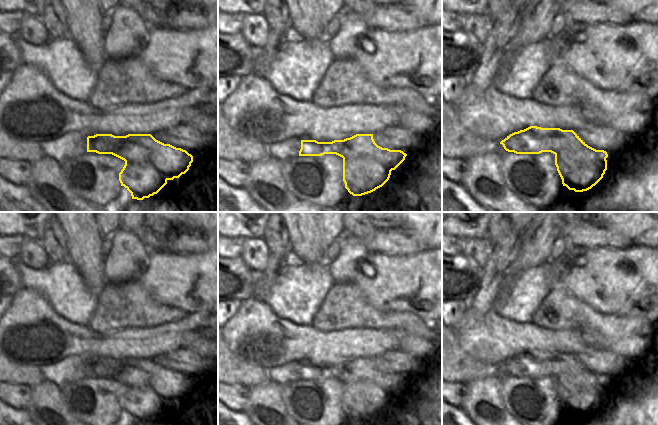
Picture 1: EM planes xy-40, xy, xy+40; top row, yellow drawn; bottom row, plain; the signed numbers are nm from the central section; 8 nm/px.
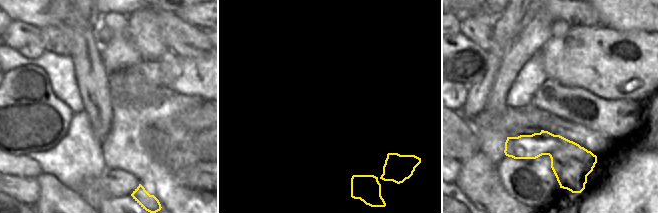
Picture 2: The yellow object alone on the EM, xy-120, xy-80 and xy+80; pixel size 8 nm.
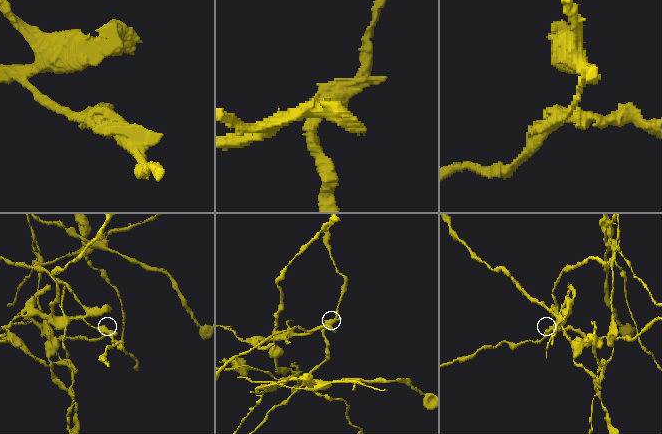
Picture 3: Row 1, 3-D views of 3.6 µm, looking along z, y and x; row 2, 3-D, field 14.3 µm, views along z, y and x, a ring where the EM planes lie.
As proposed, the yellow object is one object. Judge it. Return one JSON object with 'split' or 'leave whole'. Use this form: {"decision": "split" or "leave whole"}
{"decision": "split"}

